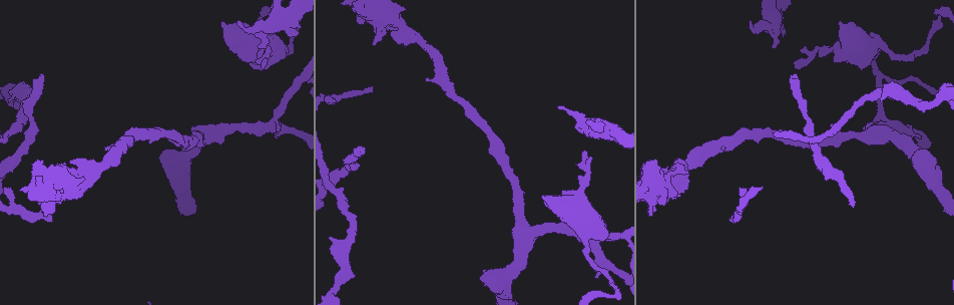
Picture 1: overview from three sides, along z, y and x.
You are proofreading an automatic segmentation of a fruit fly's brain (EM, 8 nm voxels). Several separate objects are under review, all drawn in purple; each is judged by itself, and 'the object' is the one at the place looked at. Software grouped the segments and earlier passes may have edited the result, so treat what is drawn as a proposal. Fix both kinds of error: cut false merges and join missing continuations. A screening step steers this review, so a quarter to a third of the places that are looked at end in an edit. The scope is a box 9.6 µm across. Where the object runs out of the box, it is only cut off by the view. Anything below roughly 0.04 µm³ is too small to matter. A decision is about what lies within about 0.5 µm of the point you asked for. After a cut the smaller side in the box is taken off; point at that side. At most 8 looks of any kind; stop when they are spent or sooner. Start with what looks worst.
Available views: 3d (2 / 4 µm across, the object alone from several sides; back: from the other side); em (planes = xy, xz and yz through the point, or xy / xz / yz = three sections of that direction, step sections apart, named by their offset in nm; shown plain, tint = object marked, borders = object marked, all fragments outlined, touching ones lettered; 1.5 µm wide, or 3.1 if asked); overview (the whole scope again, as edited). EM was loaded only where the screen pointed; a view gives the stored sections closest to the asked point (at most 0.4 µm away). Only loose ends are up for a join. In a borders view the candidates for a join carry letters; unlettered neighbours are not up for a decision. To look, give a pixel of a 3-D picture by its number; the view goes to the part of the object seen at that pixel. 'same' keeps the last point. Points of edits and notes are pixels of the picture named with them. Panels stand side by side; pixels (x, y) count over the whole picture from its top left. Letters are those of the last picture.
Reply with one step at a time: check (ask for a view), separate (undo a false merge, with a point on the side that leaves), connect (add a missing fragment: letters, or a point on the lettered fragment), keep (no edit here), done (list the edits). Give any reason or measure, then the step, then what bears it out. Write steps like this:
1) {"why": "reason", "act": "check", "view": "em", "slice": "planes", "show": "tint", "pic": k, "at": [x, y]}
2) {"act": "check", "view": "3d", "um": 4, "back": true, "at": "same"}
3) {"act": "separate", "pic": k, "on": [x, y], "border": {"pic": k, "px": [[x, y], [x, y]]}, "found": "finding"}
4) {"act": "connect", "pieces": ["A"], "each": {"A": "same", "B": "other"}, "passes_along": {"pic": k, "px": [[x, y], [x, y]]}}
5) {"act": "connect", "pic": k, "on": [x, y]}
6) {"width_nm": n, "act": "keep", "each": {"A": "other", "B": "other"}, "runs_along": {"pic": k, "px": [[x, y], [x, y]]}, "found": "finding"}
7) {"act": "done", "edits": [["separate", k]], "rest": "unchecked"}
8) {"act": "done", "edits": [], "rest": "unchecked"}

{"why": "an open end", "act": "check", "view": "em", "slice": "planes", "show": "borders", "pic": 1, "at": [921, 138]}

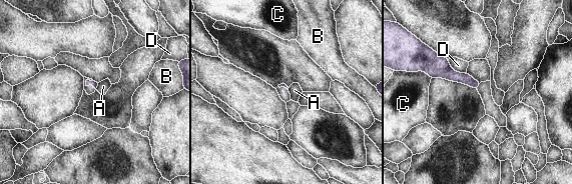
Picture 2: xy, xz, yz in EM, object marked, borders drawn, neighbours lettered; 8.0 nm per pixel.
{"act": "keep", "each": {"A": "other", "B": "other", "C": "other", "D": "other"}, "border": {"pic": 2, "px": [[98, 83], [95, 88]]}, "found": "no lettered fragment goes on from it"}

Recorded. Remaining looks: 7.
{"why": "free end", "act": "check", "view": "3d", "um": 4, "pic": 1, "at": [542, 199]}

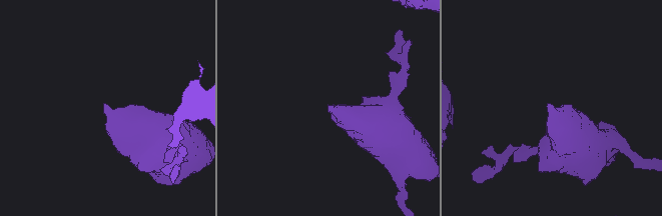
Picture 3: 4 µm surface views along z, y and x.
{"why": "now the EM", "act": "check", "view": "em", "slice": "xz", "step": 8, "show": "borders", "pic": 3, "at": [550, 105]}

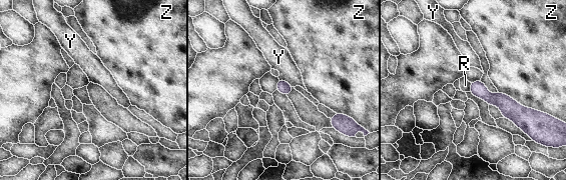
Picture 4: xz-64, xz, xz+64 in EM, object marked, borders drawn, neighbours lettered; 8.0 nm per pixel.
{"longest_contact_nm": ["Z", 400], "act": "keep", "each": {"R": "other", "Y": "other", "Z": "other"}, "found": "no lettered fragment goes on from it"}

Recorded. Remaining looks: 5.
{"why": "branch stops here", "act": "check", "view": "3d", "um": 4, "pic": 1, "at": [783, 36]}

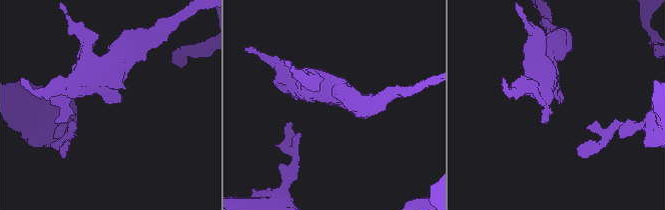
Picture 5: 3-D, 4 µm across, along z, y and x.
{"why": "now the EM", "act": "check", "view": "em", "slice": "xz", "step": 8, "show": "plain", "pic": 5, "at": [561, 103]}

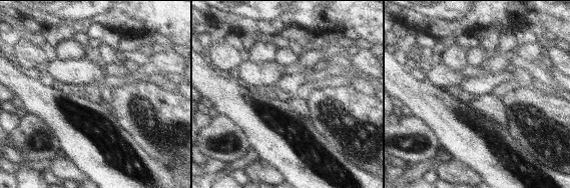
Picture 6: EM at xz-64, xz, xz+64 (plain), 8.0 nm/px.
{"act": "check", "view": "em", "slice": "xz", "step": 8, "show": "borders", "at": "same"}

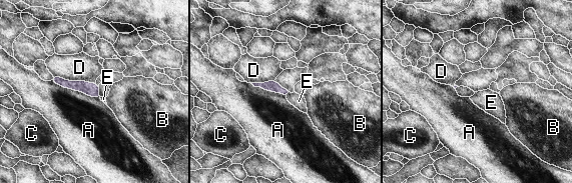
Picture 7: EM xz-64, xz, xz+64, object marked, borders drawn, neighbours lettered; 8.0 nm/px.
{"act": "keep", "each": {"A": "other", "B": "other", "C": "other", "D": "other", "E": "other"}, "border": {"pic": 7, "px": [[290, 92], [287, 96]]}, "found": "no lettered fragment goes on from it"}

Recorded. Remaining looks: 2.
{"act": "done", "edits": [], "rest": "unchecked"}

